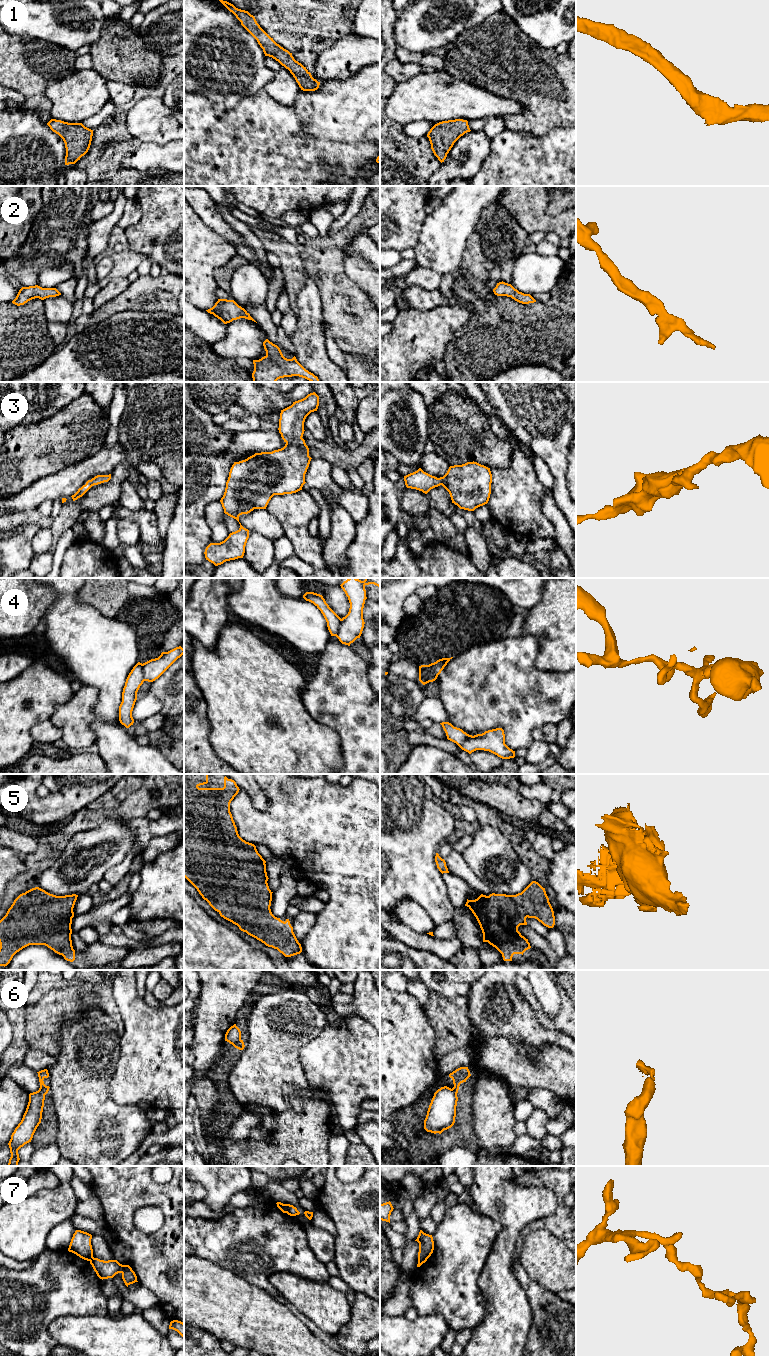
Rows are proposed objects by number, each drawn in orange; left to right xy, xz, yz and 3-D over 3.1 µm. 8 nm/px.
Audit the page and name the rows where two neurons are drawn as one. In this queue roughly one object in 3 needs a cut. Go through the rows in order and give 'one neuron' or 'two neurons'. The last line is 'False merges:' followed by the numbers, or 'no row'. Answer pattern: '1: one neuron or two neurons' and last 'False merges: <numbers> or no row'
1: one neuron
2: one neuron
3: one neuron
4: two neurons
5: one neuron
6: two neurons
7: two neurons
False merges: 4, 6, 7

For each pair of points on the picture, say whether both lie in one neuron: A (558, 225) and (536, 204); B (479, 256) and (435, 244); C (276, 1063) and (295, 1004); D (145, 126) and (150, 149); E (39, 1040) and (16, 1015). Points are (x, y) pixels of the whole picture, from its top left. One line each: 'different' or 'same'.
A: same
B: different
C: same
D: different
E: different

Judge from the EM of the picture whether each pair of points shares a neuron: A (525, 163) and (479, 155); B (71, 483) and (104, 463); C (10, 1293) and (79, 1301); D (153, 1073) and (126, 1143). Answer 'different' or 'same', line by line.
A: different
B: same
C: same
D: different

